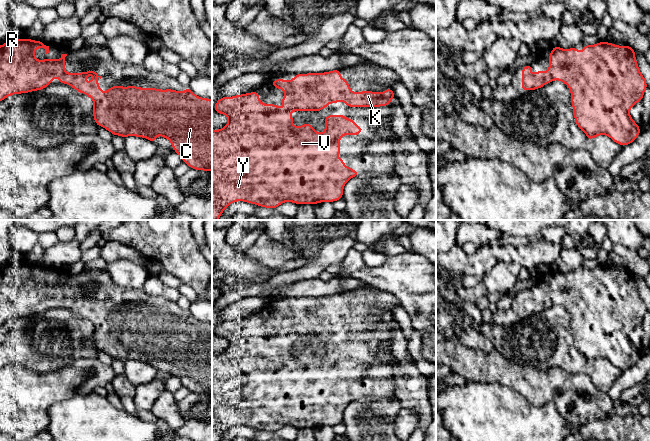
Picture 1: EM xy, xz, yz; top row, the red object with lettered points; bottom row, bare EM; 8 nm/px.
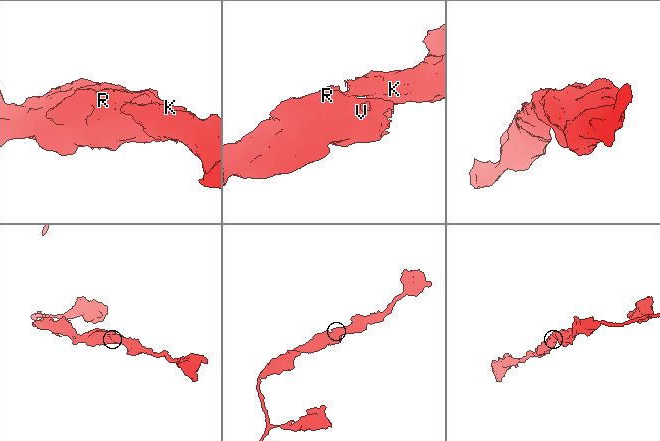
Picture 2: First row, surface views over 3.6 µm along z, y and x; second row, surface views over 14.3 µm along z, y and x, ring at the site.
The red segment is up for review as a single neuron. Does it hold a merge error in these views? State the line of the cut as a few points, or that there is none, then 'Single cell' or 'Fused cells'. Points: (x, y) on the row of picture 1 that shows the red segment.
No split. Single cell

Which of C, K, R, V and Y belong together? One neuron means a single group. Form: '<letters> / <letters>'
C K R V Y

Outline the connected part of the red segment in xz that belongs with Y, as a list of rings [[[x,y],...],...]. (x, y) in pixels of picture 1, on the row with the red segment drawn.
[[[333,70],[325,73],[296,74],[296,76],[288,82],[281,78],[278,78],[275,81],[271,81],[270,84],[273,84],[274,87],[278,90],[282,88],[286,94],[285,97],[280,99],[280,101],[284,104],[284,107],[282,109],[275,104],[261,104],[259,93],[257,91],[242,95],[236,95],[233,97],[222,97],[216,102],[214,110],[217,113],[226,115],[228,117],[228,123],[220,130],[212,129],[212,220],[218,220],[218,218],[221,216],[222,212],[227,208],[227,206],[236,201],[244,201],[251,204],[259,205],[260,207],[277,209],[277,207],[283,202],[294,202],[298,205],[317,204],[320,202],[334,202],[342,198],[343,187],[346,182],[352,177],[360,175],[360,173],[358,171],[354,171],[351,167],[346,167],[344,165],[344,160],[337,157],[340,154],[340,138],[343,135],[359,135],[364,130],[364,128],[358,127],[356,125],[356,121],[347,119],[346,115],[326,115],[325,132],[318,133],[308,122],[300,127],[294,126],[292,124],[294,116],[290,114],[290,111],[321,111],[322,109],[325,109],[329,103],[339,103],[341,100],[344,101],[347,107],[380,107],[391,104],[392,98],[396,96],[391,88],[386,89],[382,93],[375,93],[373,91],[361,91],[359,93],[353,93],[349,87],[348,80],[341,79],[340,75],[340,70]]]

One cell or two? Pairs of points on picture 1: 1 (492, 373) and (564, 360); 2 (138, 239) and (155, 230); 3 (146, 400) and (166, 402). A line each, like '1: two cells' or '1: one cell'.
1: two cells
2: one cell
3: two cells

